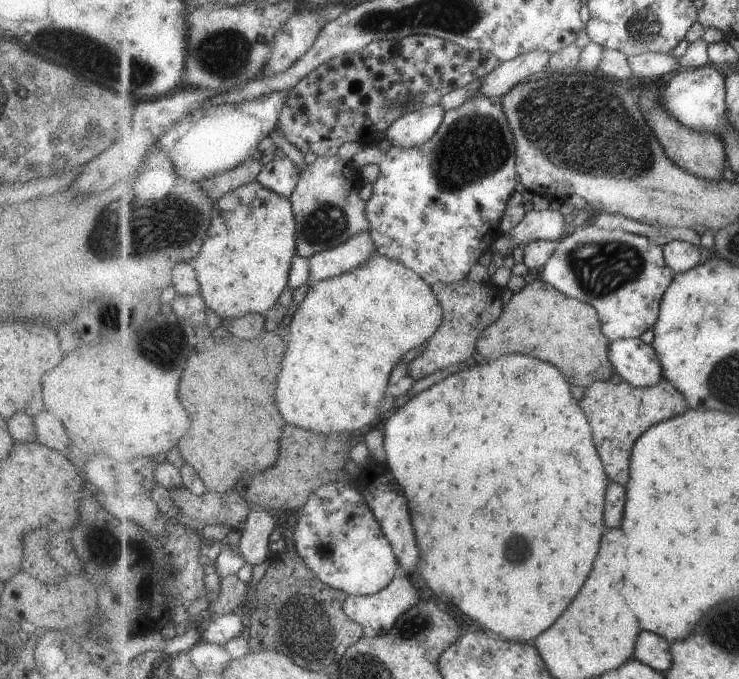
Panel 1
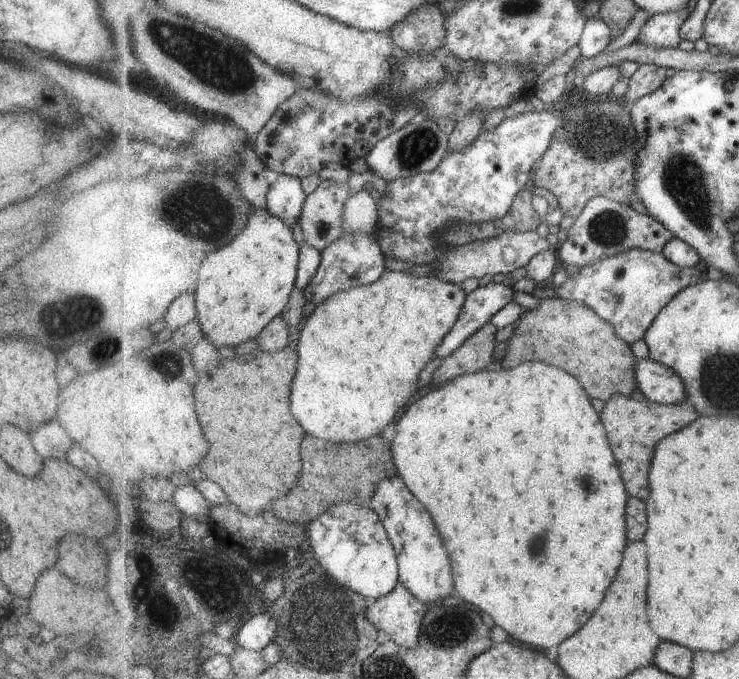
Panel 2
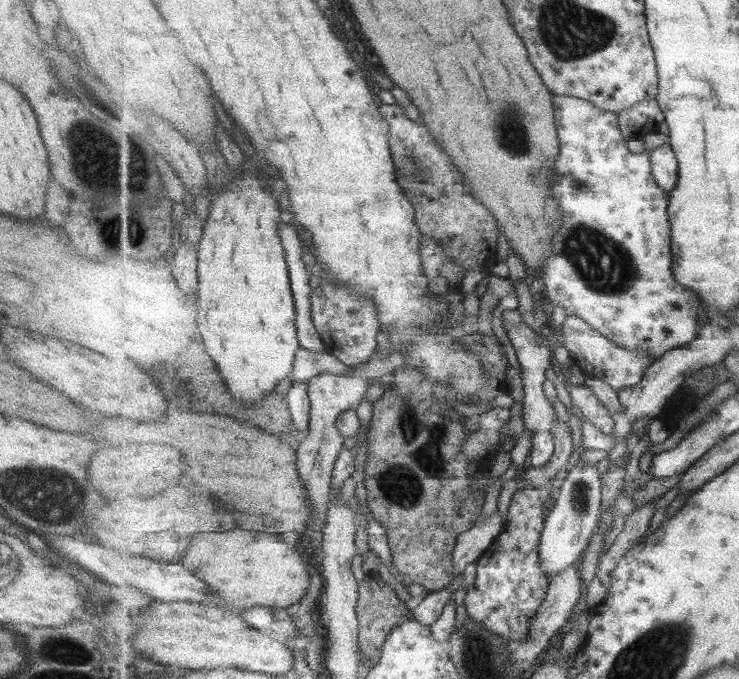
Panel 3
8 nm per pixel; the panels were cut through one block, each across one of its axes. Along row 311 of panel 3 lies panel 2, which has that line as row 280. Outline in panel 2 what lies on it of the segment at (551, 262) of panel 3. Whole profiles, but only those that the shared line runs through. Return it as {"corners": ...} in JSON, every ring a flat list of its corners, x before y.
{"corners":[[629,248,611,258,587,264,581,272,569,275,555,291,563,299,582,302,595,309,603,320,614,325,619,338,633,344,644,338,659,312,684,288,697,284,701,276,703,272,699,268,680,267,663,253]]}

